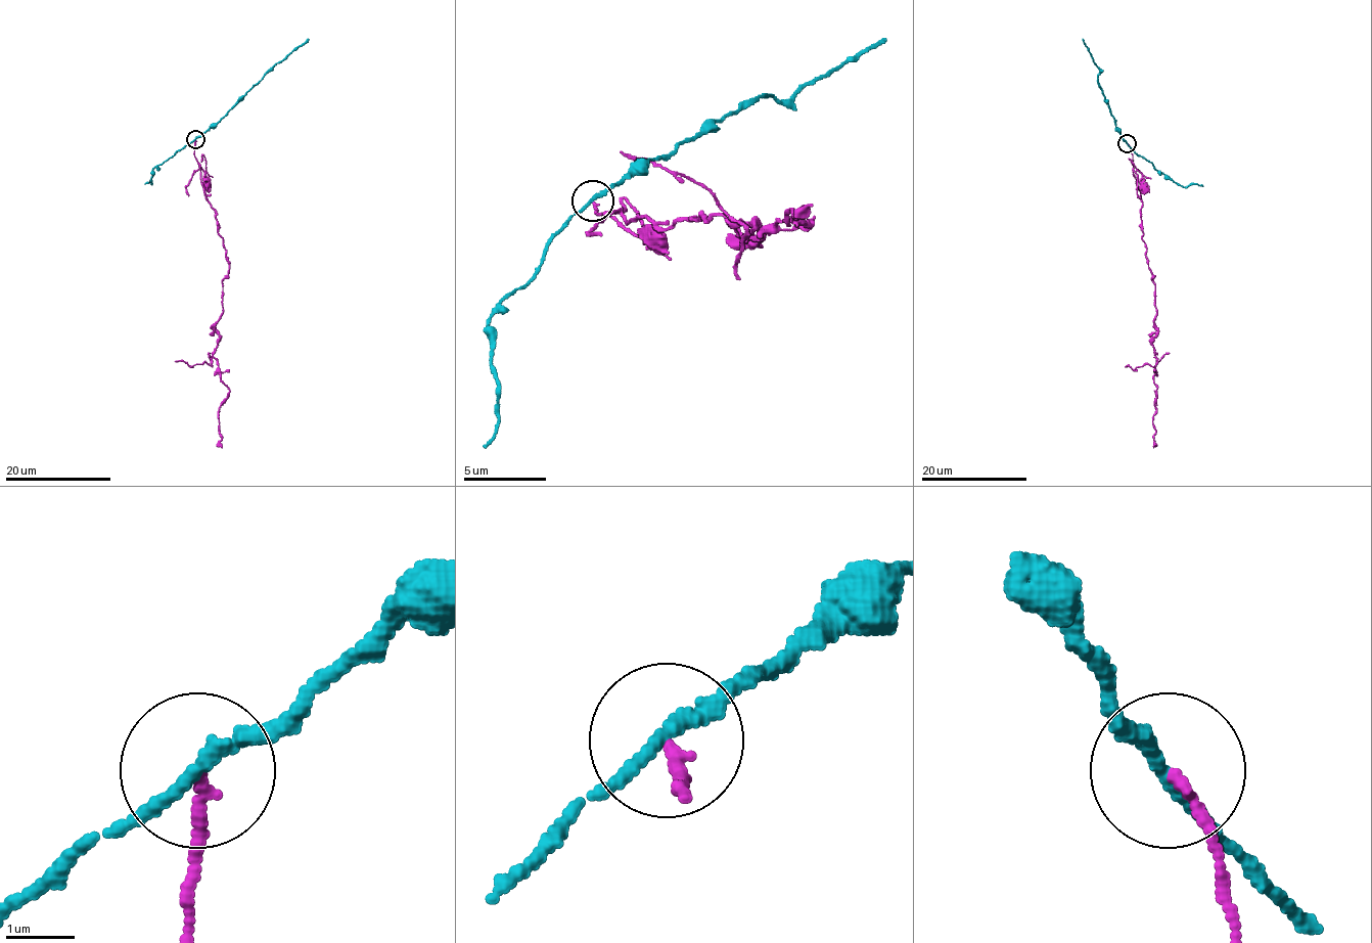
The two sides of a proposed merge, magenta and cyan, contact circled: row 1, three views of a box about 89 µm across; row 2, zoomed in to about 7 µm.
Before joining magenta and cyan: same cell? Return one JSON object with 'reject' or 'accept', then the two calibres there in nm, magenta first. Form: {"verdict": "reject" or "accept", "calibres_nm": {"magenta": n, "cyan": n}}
{"verdict": "reject", "calibres_nm": {"magenta": 150, "cyan": 200}}

